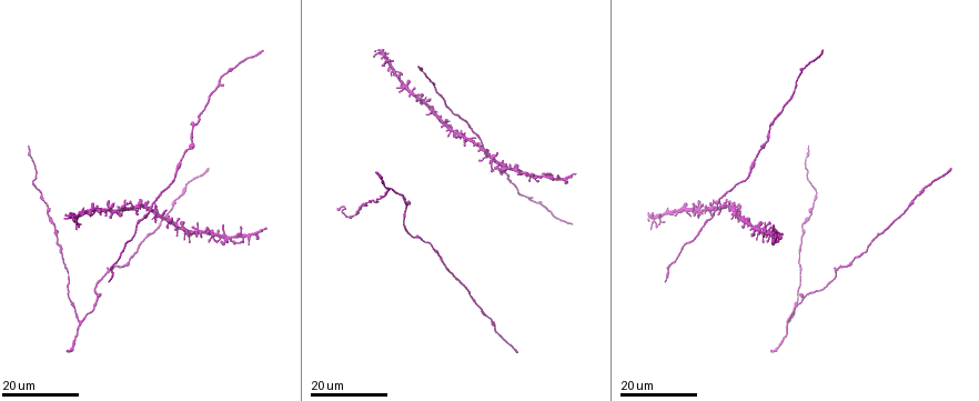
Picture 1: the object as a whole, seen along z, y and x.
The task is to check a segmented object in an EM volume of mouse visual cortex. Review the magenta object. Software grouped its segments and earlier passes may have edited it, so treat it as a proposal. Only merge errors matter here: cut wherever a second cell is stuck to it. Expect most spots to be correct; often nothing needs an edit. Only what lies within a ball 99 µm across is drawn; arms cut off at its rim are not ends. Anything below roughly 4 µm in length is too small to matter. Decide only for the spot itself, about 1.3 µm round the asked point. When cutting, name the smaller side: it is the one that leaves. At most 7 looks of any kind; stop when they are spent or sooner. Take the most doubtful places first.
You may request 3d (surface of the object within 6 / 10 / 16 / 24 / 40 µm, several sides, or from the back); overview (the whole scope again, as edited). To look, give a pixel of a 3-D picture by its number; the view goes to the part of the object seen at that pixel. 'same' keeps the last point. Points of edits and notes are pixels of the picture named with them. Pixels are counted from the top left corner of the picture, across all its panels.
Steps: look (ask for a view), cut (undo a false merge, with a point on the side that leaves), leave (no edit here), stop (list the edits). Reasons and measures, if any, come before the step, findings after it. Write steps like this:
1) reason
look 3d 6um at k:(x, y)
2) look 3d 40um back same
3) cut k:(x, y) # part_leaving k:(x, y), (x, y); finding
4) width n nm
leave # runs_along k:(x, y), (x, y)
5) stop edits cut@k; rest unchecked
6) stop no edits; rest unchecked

arms part here
look 3d 24um at 1:(790, 322)

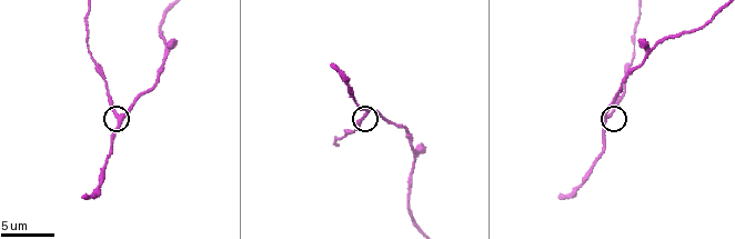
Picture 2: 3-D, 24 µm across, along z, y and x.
look 3d 6um at 2:(117, 117)

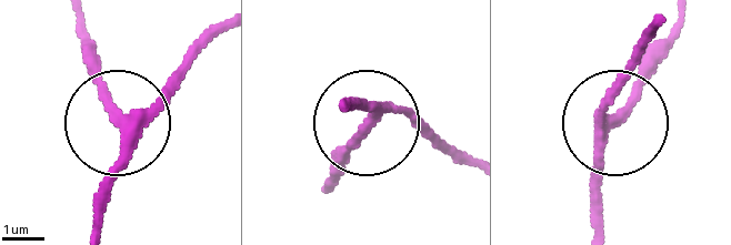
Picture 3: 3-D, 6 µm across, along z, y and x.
side_arm 11 um; arms 3
leave # all the same cell

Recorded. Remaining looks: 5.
arms part here
look 3d 16um at 1:(442, 119)

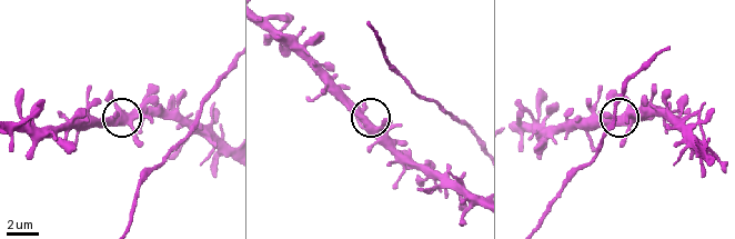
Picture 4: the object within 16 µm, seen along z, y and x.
look 3d 6um at 4:(125, 125)

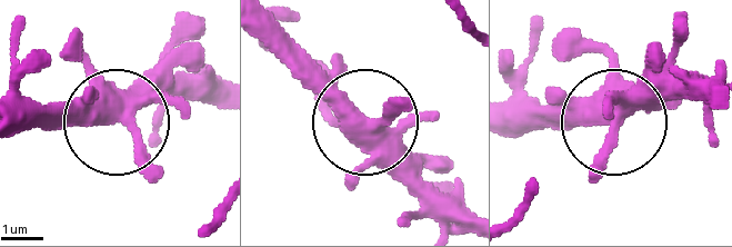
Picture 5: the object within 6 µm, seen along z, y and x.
leave # runs_along 5:(465, 223), (274, 21); one cell here

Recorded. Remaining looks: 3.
thin arm on a thick one
look 3d 24um at 1:(241, 237)

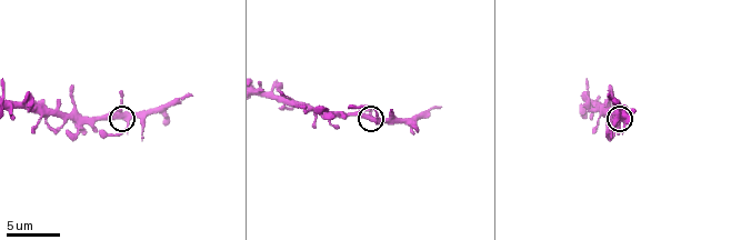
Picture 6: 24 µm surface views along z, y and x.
look 3d 6um at 6:(378, 118)

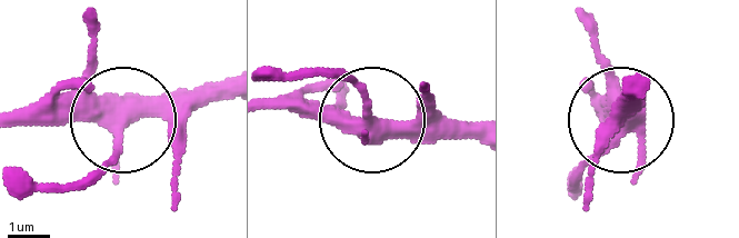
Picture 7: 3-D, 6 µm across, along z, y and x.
arms 4
leave # runs_along 7:(17, 122), (120, 126), (112, 155), (73, 182); continuous, no second cell

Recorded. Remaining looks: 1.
stop no edits; rest unchecked

